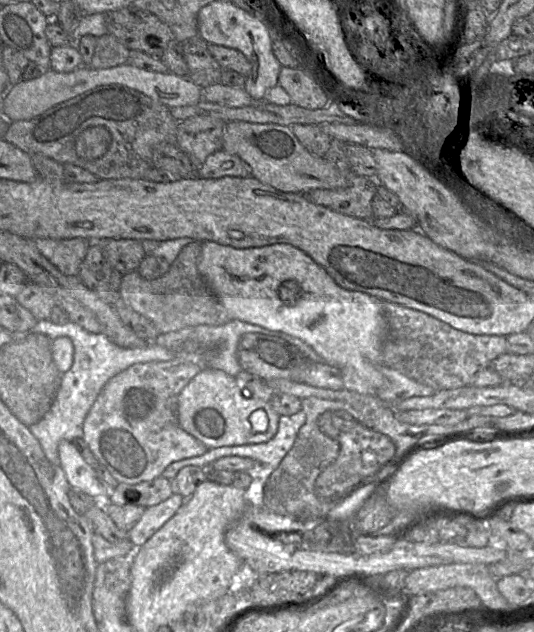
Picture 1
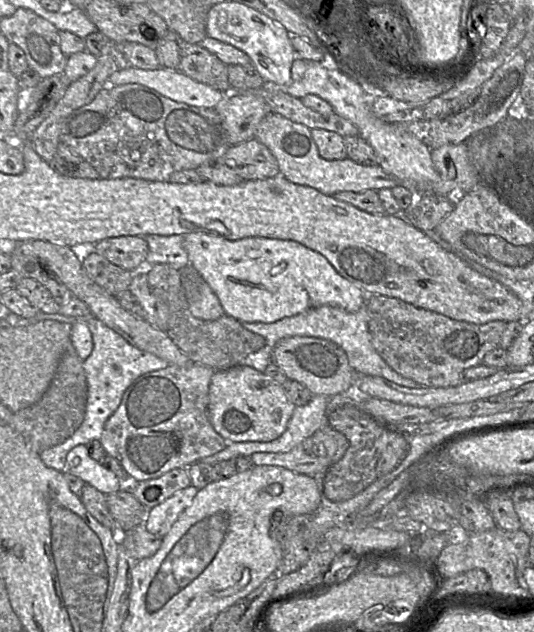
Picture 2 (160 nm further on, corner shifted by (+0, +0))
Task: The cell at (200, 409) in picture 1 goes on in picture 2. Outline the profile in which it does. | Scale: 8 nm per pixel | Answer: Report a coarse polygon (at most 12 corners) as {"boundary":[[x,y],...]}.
{"boundary":[[249,366],[215,371],[208,413],[228,442],[270,442],[295,405]]}

